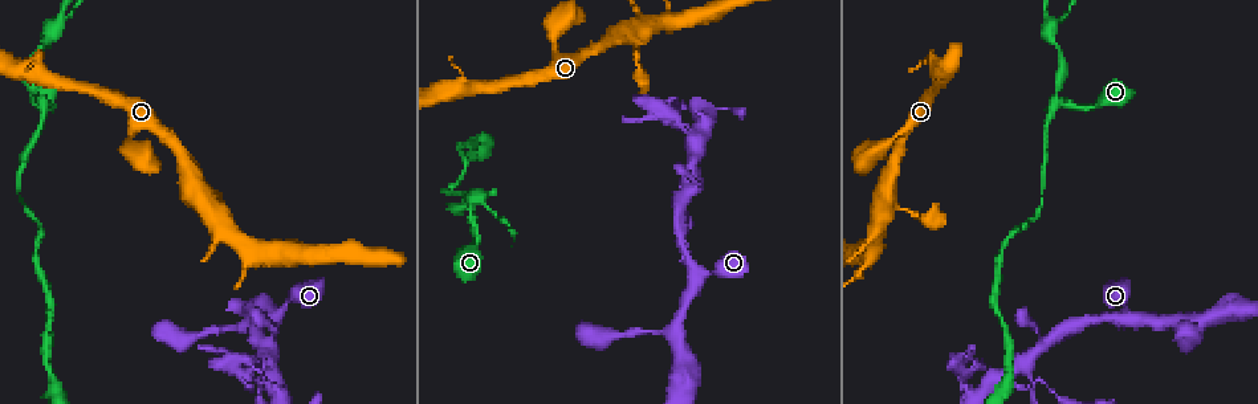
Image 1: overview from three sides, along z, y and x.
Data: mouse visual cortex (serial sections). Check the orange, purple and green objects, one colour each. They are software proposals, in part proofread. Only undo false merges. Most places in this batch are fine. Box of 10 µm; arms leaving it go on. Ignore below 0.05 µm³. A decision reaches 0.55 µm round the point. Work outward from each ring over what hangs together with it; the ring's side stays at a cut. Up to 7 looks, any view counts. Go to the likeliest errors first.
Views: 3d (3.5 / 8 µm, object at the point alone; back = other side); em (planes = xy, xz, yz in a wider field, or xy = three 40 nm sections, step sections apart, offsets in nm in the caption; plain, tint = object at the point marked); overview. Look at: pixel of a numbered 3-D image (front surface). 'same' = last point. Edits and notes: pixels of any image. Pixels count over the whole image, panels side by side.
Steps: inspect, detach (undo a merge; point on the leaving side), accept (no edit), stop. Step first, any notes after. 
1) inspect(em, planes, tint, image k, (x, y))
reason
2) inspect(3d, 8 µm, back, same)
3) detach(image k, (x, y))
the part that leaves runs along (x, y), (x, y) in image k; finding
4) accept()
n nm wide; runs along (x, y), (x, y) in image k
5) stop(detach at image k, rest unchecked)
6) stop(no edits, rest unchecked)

inspect(3d, 3.5 µm, image 1, (470, 206))
arms part here

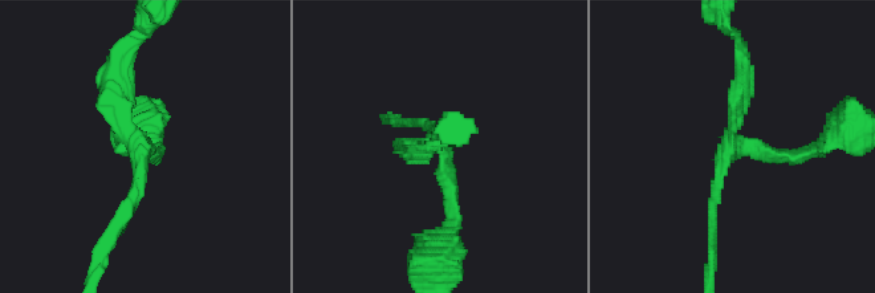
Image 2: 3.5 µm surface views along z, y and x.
inspect(em, xy, step 1, plain, image 2, (140, 147))
3 arms; arms of 150, 150, 250 nm; need the tissue

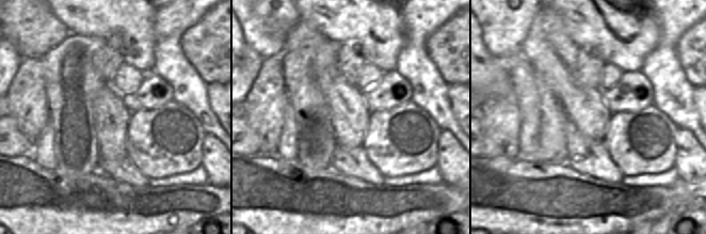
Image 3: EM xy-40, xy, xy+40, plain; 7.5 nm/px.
inspect(em, xy, step 1, tint, same)

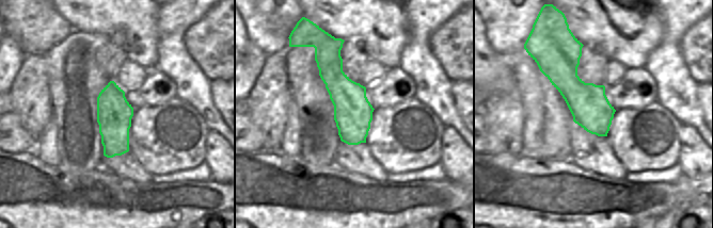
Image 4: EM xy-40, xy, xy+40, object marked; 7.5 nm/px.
accept()
runs along (336, 44), (355, 142) in image 4; one cell here

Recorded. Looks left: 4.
inspect(3d, 3.5 µm, image 1, (52, 28))
three arms meet

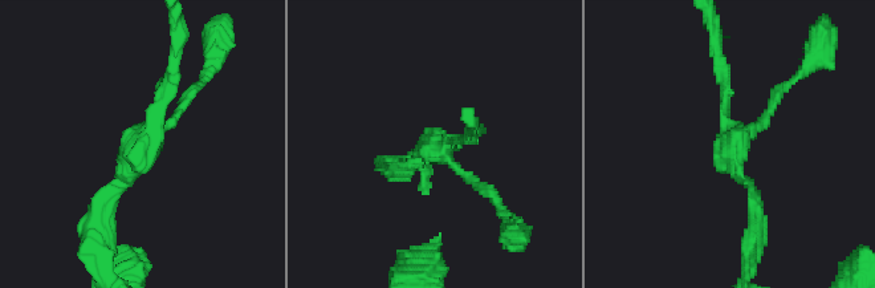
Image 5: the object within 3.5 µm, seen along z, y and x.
inspect(em, xy, step 1, tint, image 5, (142, 143))
3 arms; arms of 150, 150, 200 nm; now the EM

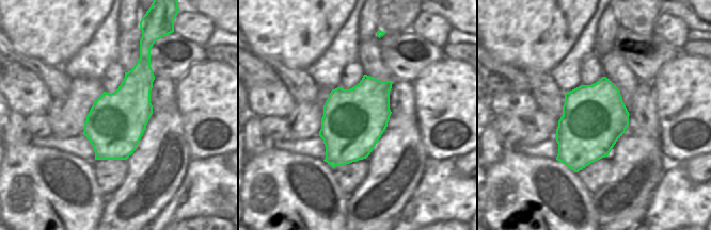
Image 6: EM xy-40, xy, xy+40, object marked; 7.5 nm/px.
accept()
runs along (98, 207), (192, 89) in image 5; all the same cell

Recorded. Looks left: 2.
inspect(3d, 8 µm, image 1, (695, 174))
two arms at a narrow angle

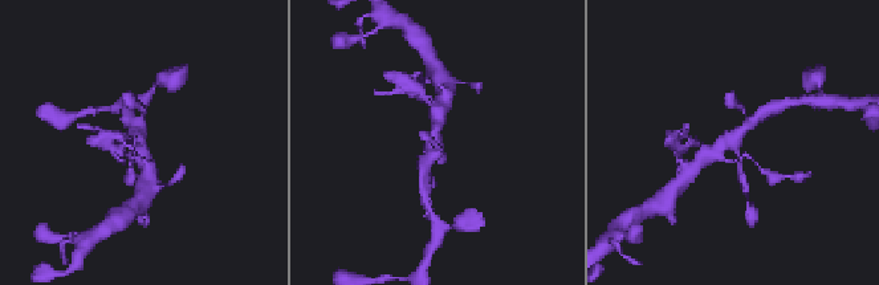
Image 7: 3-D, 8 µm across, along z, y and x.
inspect(3d, 3.5 µm, same)

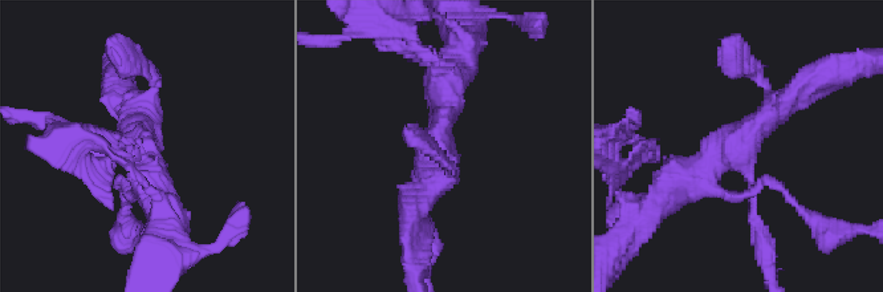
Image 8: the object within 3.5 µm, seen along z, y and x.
accept()
one cell here

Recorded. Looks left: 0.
stop(no edits, rest unchecked)

